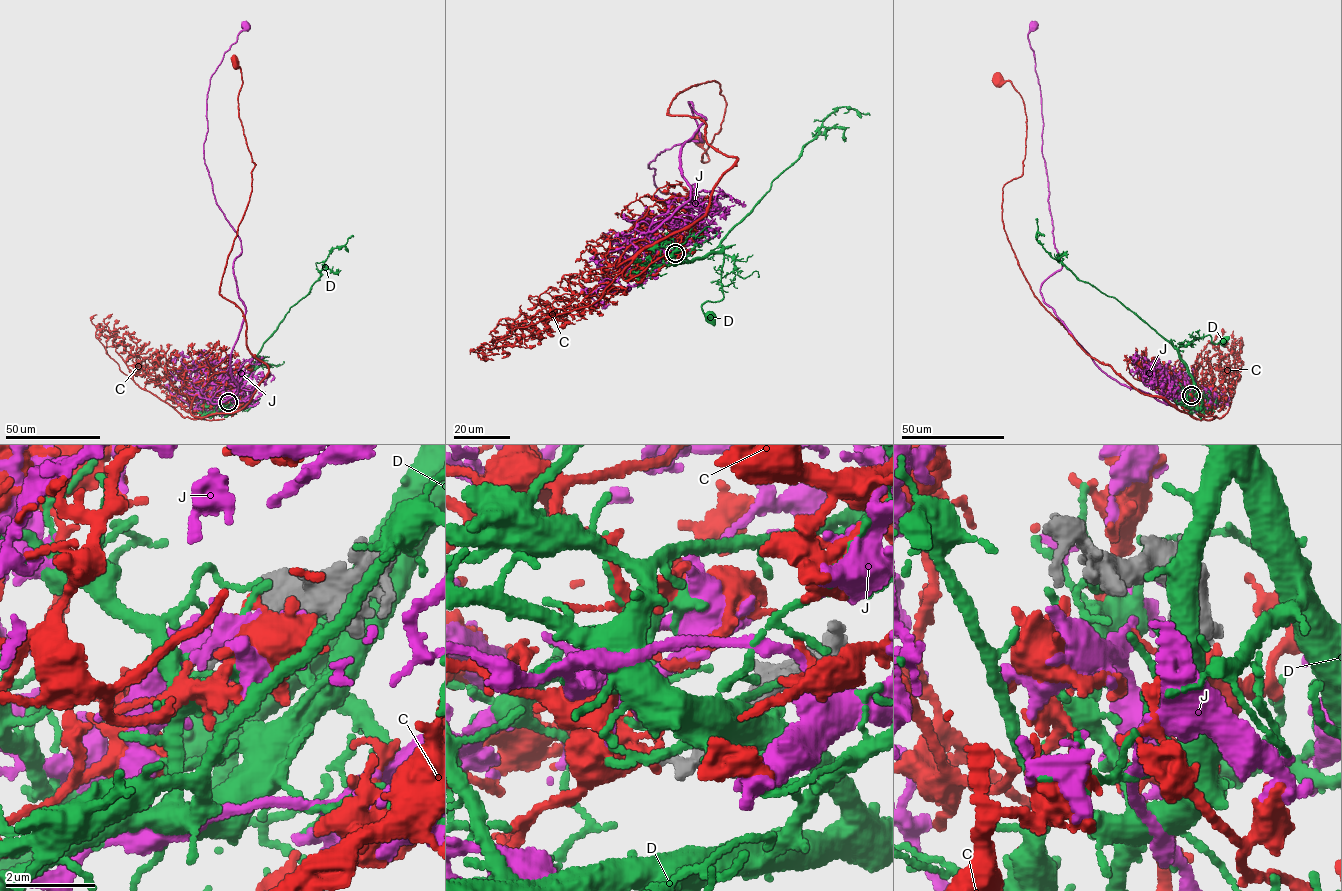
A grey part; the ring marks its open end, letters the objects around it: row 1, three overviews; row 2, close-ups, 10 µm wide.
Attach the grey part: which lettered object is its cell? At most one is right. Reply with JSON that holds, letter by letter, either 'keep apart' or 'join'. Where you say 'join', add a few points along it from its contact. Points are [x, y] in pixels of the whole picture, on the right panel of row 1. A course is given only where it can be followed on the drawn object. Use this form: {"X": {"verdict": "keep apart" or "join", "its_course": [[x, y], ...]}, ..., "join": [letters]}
{"C": {"verdict": "keep apart"}, "D": {"verdict": "keep apart"}, "J": {"verdict": "join", "its_course": [[1191, 395], [1183, 408], [1108, 376], [1044, 301], [1040, 286], [1062, 262], [1033, 27]]}, "join": ["J"]}

